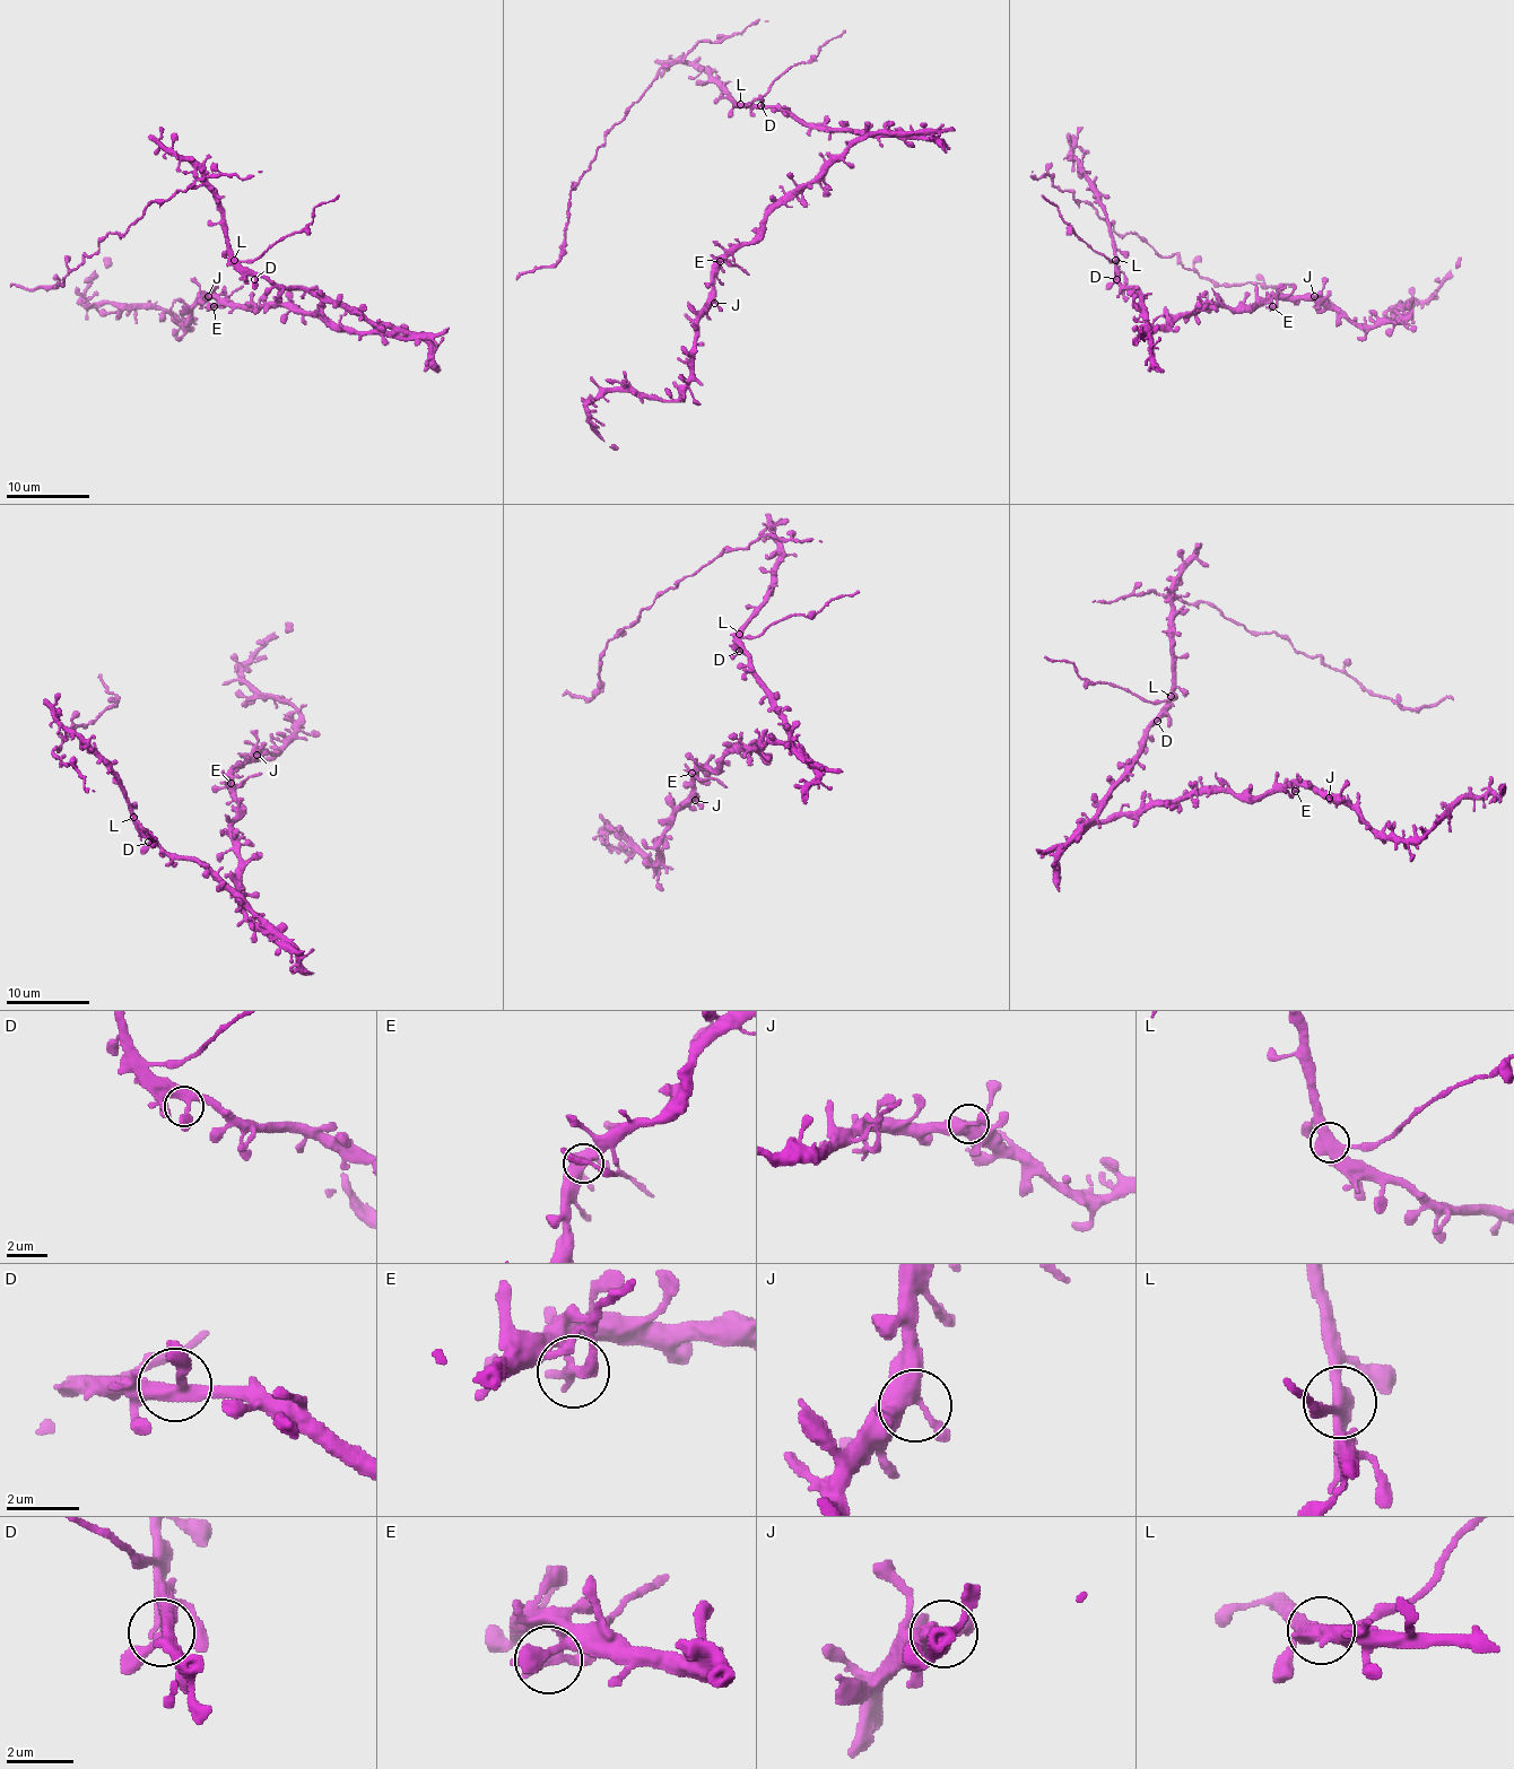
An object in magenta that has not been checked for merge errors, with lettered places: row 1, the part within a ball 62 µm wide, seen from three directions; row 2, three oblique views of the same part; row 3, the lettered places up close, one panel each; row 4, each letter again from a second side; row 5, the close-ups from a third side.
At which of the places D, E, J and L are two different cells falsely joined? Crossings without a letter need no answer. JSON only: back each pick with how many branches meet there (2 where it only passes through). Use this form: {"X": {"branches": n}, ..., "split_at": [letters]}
{"E": {"branches": 3}, "L": {"branches": 3}, "split_at": ["E", "L"]}

